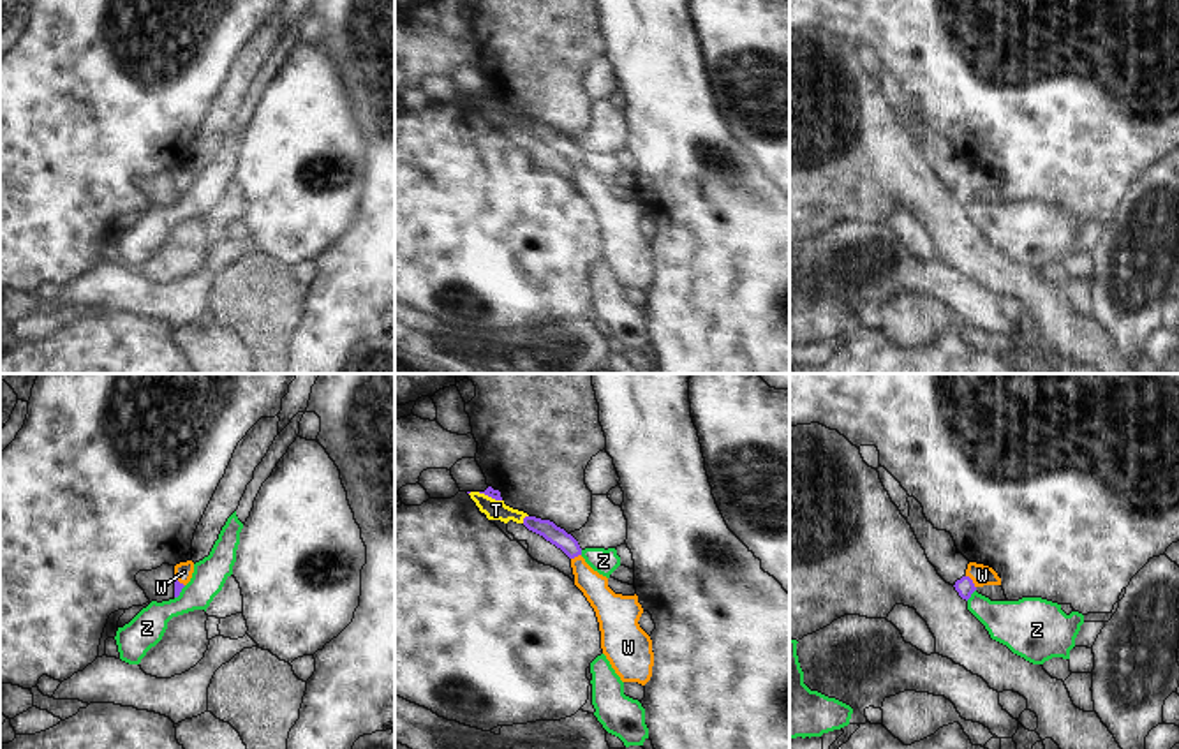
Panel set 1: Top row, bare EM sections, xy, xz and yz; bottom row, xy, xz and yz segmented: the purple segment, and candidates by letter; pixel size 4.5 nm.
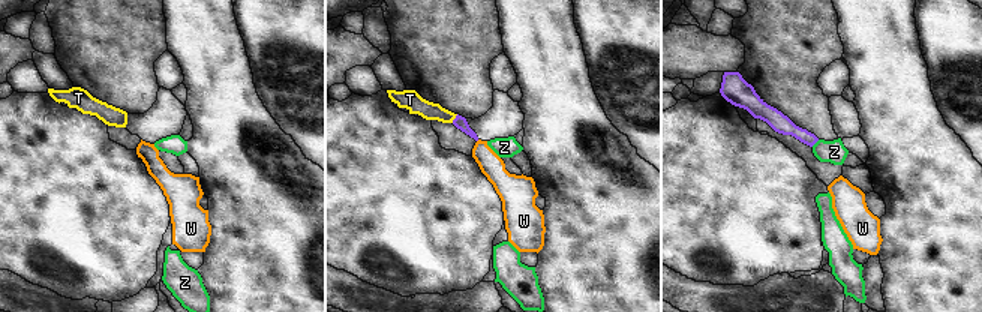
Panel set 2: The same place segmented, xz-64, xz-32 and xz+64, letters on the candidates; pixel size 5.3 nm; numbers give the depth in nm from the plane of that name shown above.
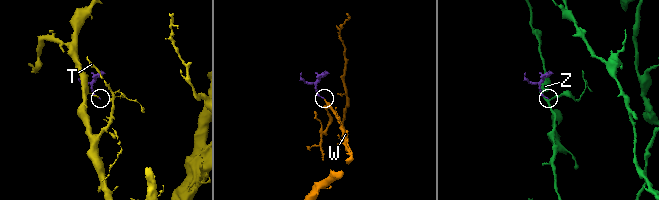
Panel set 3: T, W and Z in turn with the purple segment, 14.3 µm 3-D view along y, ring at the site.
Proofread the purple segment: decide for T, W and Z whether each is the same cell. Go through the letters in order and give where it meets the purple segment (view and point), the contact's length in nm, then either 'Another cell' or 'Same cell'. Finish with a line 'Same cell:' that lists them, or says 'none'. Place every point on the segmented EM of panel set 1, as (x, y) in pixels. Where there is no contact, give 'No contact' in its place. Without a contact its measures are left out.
T: Touches purple at xz (524, 519). Shared border 50 nm. Another cell
W: Touches purple at yz (971, 582). Shared border 80 nm. Same cell
Z: Touches purple at yz (971, 593). Shared border 70 nm. Another cell
Same cell: W

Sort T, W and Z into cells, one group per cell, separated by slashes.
T / W / Z

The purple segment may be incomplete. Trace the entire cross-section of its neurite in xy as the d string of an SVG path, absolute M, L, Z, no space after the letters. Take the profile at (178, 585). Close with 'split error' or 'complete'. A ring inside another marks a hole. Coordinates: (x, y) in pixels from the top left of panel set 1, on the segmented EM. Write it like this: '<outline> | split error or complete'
M187 560L187 562L180 562L174 566L174 597L180 596L182 589L190 582L194 573L194 562Z | split error

